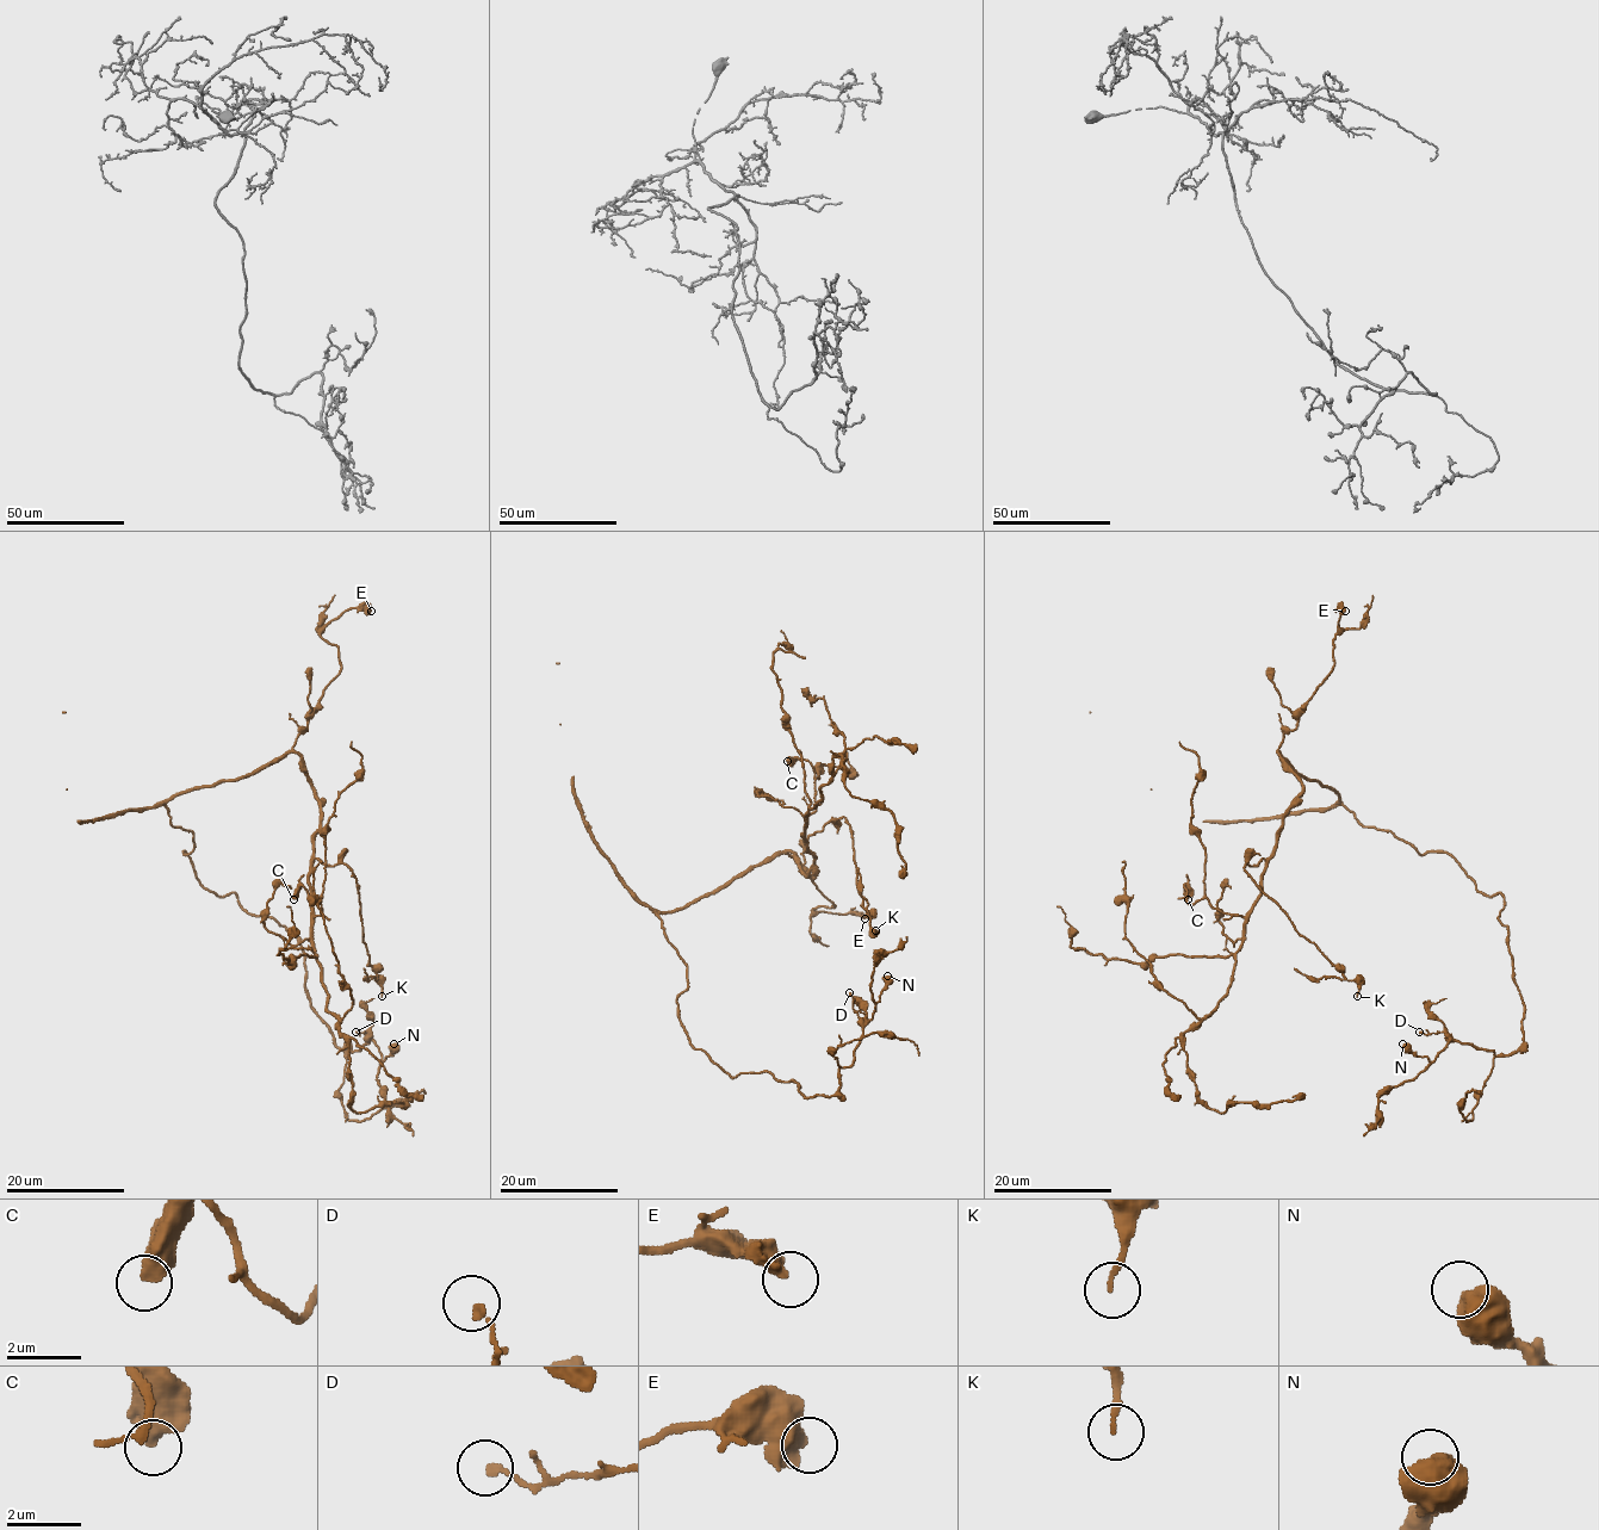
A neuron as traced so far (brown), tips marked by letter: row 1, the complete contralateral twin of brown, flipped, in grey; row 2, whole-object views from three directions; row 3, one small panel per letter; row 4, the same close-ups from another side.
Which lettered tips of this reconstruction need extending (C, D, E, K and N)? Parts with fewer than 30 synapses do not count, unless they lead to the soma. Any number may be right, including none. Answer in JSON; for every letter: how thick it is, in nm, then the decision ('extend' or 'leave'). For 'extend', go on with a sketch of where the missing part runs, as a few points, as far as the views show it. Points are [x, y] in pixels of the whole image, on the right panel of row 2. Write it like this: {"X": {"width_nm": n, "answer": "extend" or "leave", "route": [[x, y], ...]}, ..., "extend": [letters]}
{"C": {"width_nm": 600, "answer": "leave"}, "D": {"width_nm": 120, "answer": "leave"}, "E": {"width_nm": 550, "answer": "leave"}, "K": {"width_nm": 150, "answer": "leave"}, "N": {"width_nm": 750, "answer": "leave"}, "extend": []}

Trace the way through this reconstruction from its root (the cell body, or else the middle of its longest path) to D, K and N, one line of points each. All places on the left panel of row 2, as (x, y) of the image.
D: (184, 793), (165, 806), (192, 834), (196, 878), (287, 928), (314, 1013), (346, 1055), (369, 1042), (355, 1032)
K: (184, 793), (301, 757), (320, 809), (314, 859), (345, 863), (355, 878), (382, 996)
N: (184, 793), (165, 806), (192, 834), (196, 878), (297, 939), (346, 1055), (394, 1044)

